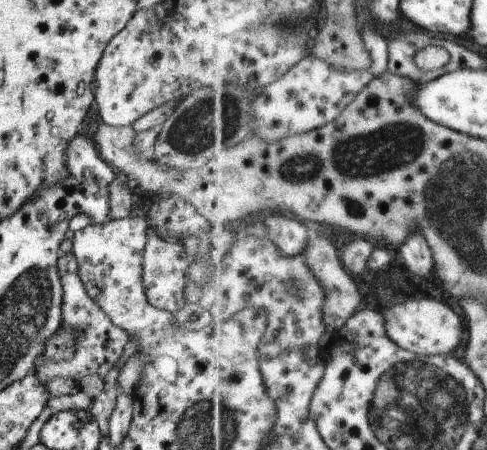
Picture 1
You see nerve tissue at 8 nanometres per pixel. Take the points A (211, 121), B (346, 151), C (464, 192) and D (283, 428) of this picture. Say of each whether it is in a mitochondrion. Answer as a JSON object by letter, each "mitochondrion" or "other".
{"A":"mitochondrion","B":"mitochondrion","C":"mitochondrion","D":"other"}

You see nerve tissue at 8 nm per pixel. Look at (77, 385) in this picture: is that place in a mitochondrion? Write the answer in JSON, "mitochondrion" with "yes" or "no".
{"mitochondrion":"no"}

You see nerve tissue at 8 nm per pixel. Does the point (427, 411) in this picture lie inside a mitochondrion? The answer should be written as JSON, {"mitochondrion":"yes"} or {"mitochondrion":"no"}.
{"mitochondrion":"yes"}

